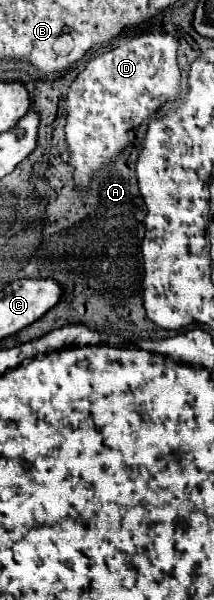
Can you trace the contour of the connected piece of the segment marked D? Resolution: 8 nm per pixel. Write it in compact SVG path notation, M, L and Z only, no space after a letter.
M142 32L134 38L130 38L124 46L90 60L86 68L74 78L68 90L68 124L66 124L66 142L70 160L68 164L74 166L74 182L80 188L86 188L92 180L92 174L112 162L124 146L134 140L136 128L150 116L150 112L156 112L162 104L174 100L180 94L180 70L176 62L176 48L178 42L168 32Z

